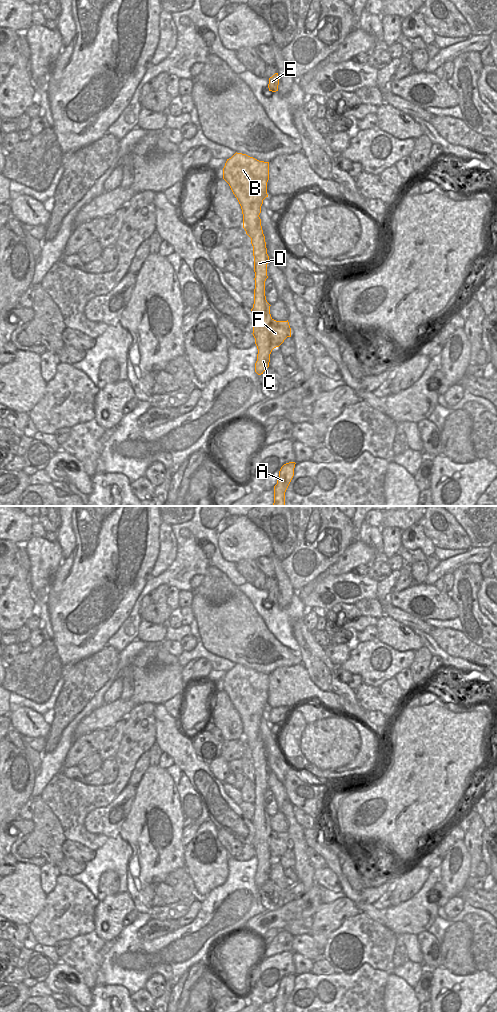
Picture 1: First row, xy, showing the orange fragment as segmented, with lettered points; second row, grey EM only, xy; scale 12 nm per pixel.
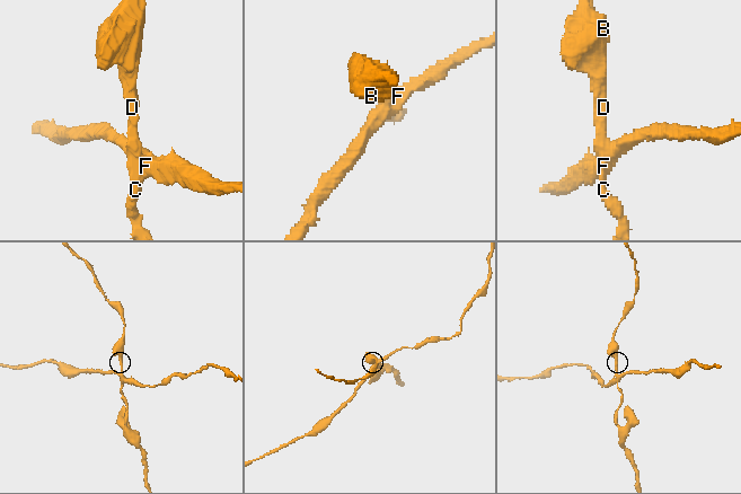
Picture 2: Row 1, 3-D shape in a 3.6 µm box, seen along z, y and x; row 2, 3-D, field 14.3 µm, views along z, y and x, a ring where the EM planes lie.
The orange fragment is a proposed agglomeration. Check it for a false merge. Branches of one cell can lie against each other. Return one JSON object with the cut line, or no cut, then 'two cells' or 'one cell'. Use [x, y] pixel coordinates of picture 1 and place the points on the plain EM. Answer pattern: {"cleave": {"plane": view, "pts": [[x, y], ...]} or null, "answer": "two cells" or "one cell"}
{"cleave": {"plane": "xy", "pts": [[272, 831], [270, 855], [274, 859]]}, "answer": "two cells"}

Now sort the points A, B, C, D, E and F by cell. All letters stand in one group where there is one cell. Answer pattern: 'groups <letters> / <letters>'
groups A B C D E / F

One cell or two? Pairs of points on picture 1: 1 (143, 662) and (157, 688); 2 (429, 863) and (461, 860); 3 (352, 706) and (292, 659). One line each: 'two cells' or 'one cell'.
1: one cell
2: two cells
3: two cells

